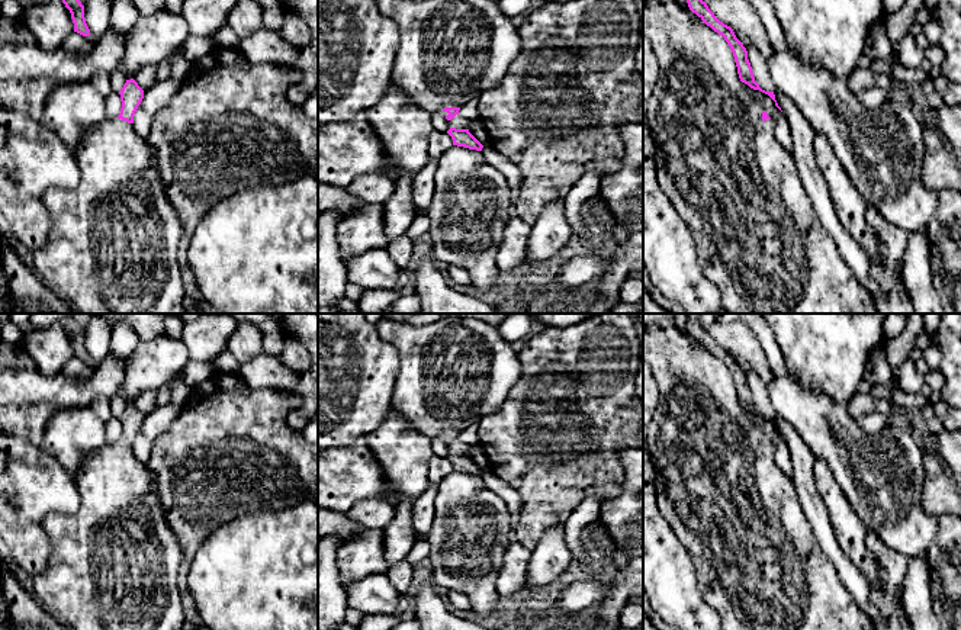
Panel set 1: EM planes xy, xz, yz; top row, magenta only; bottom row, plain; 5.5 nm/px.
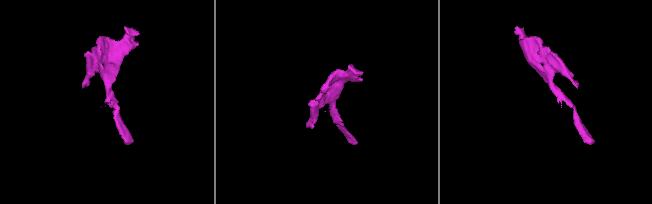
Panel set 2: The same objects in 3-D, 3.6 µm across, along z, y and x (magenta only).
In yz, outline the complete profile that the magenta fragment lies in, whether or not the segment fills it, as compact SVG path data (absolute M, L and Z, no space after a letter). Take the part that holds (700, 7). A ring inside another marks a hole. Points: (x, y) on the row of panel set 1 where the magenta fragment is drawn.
M643 0L643 35L647 38L647 41L652 45L653 54L659 64L659 80L655 84L652 94L649 97L649 106L647 106L647 115L649 115L649 123L652 129L652 136L656 148L656 167L658 167L658 181L661 189L663 190L665 196L671 200L674 208L676 209L676 213L682 218L685 226L690 229L690 232L694 237L694 242L697 245L698 251L698 263L703 270L703 274L706 279L721 293L721 302L723 308L729 311L730 314L878 314L875 308L875 302L872 296L870 295L867 286L856 277L851 266L842 258L841 250L833 240L833 237L827 232L827 229L823 226L823 224L819 219L817 212L813 208L811 200L809 199L804 184L801 181L801 176L798 173L797 164L791 154L788 154L784 147L777 141L774 134L774 123L766 112L764 112L759 106L759 103L752 99L748 91L745 90L745 84L748 84L753 90L759 90L765 94L768 94L774 102L775 106L781 110L775 100L774 91L765 91L759 87L759 84L755 81L753 71L751 67L751 62L748 60L748 51L743 46L743 44L736 38L733 29L723 22L720 22L714 13L708 9L707 3L703 0L687 0L688 10L682 9L678 3L656 3L656 1L646 1Z

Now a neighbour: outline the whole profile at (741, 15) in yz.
M710 0L707 6L720 22L749 38L765 61L769 60L774 48L749 0Z

